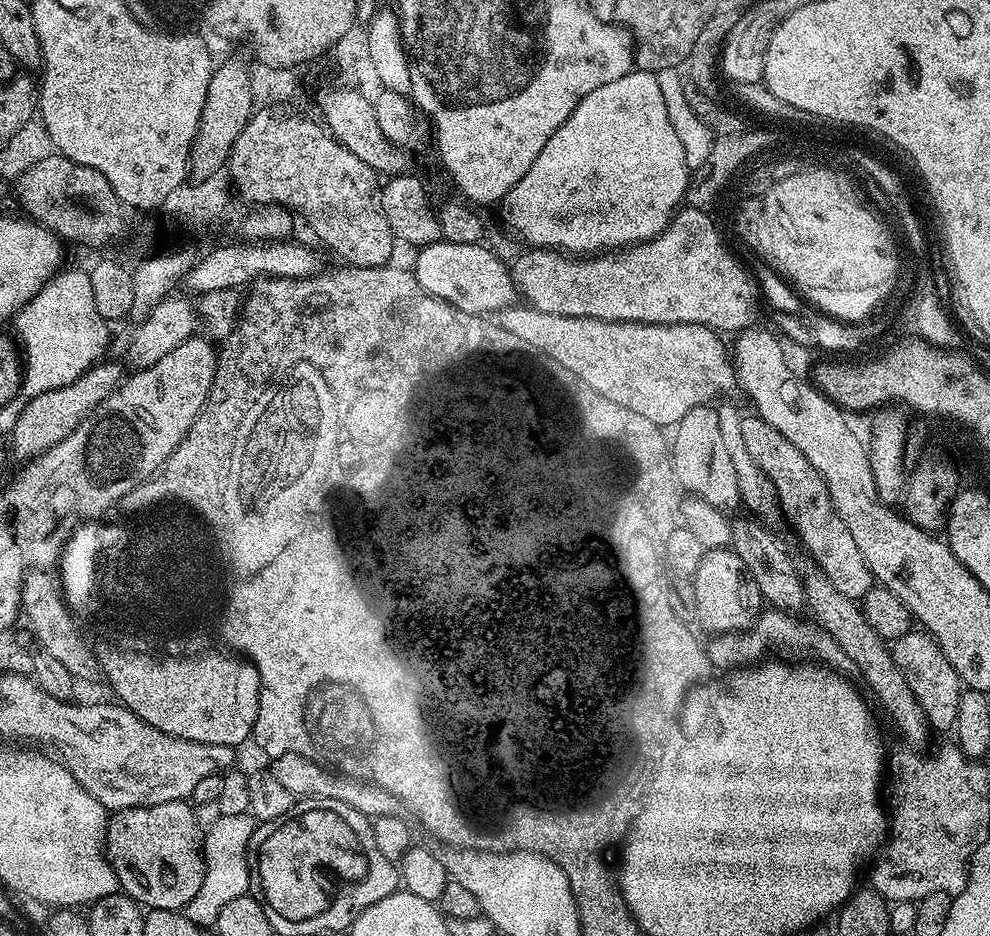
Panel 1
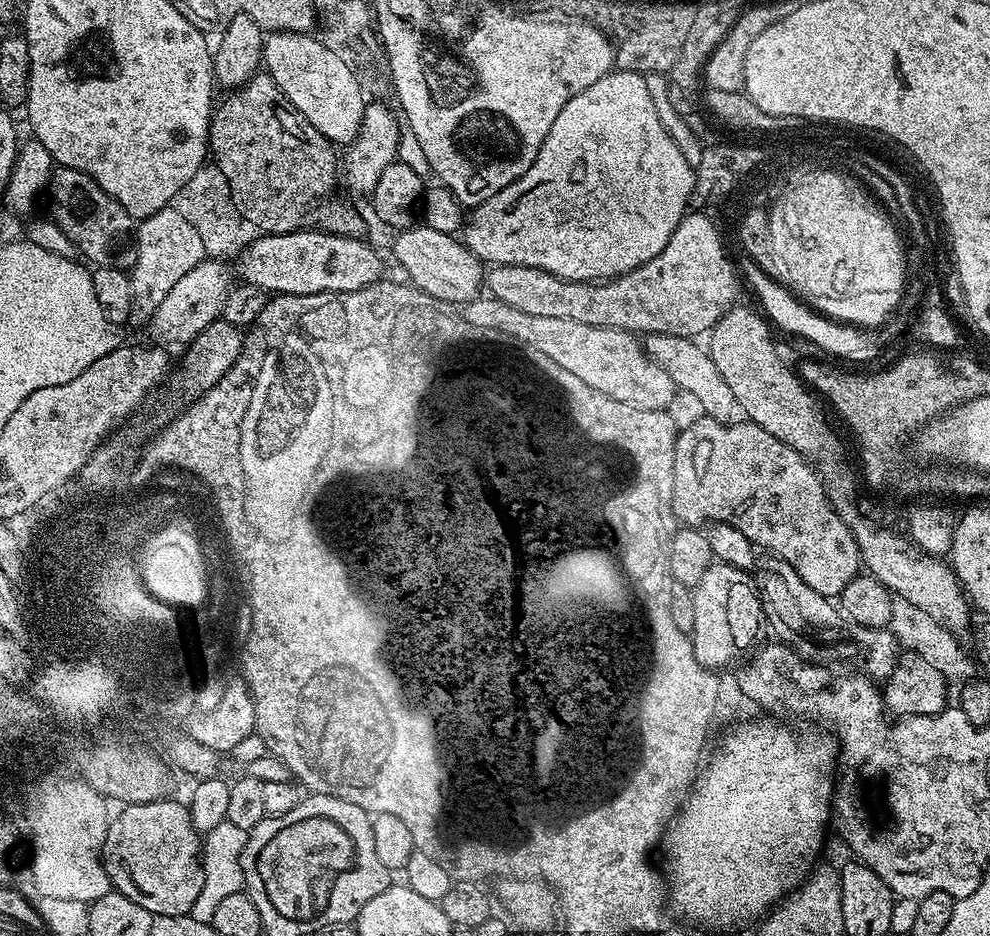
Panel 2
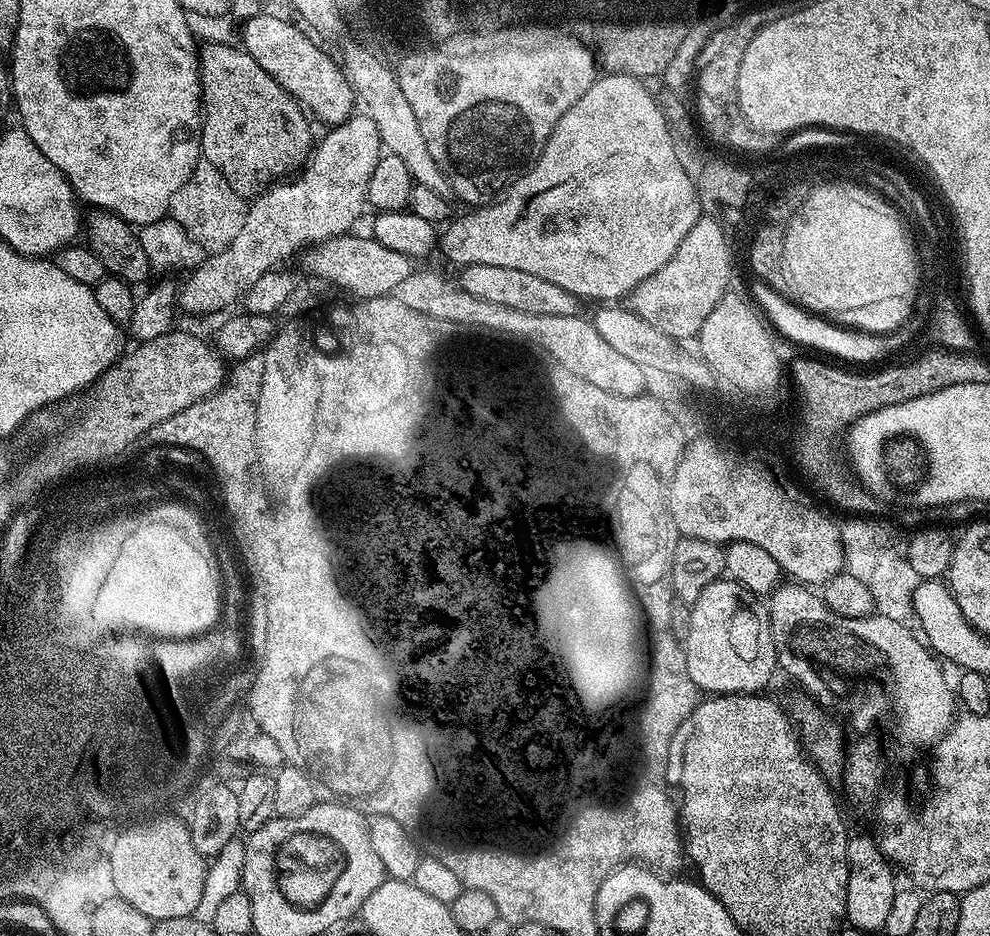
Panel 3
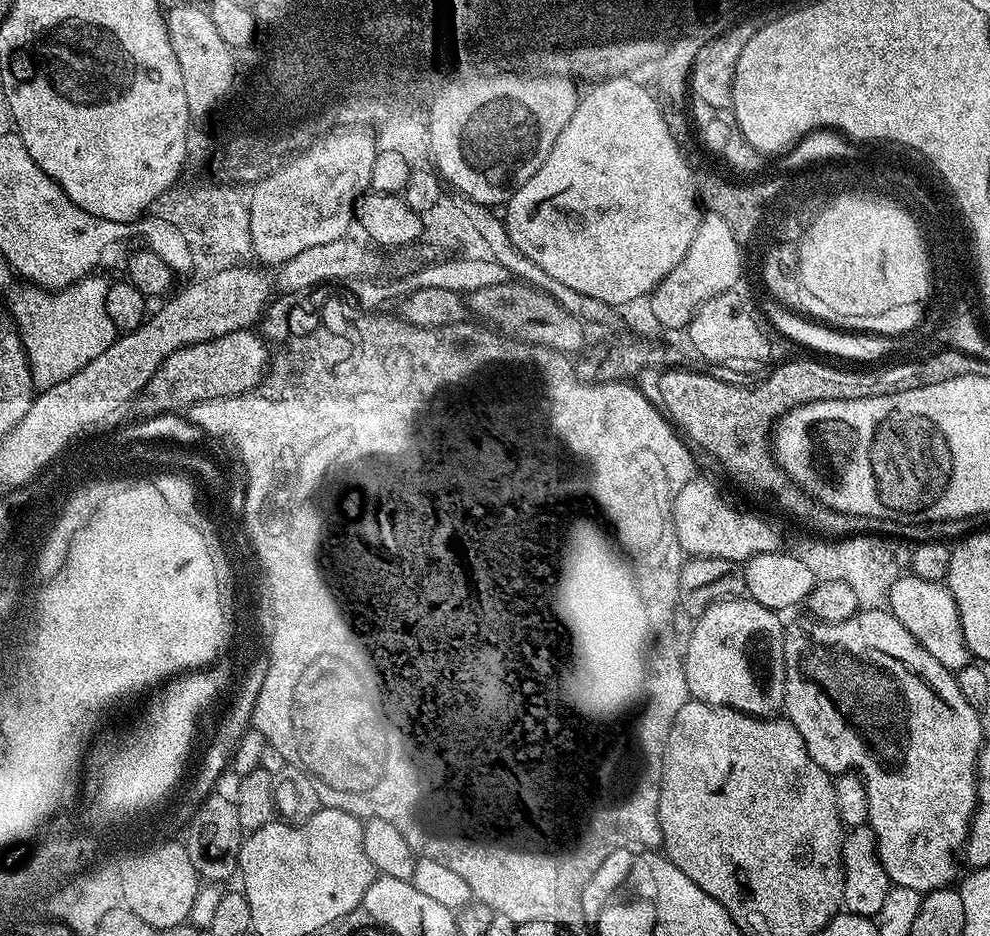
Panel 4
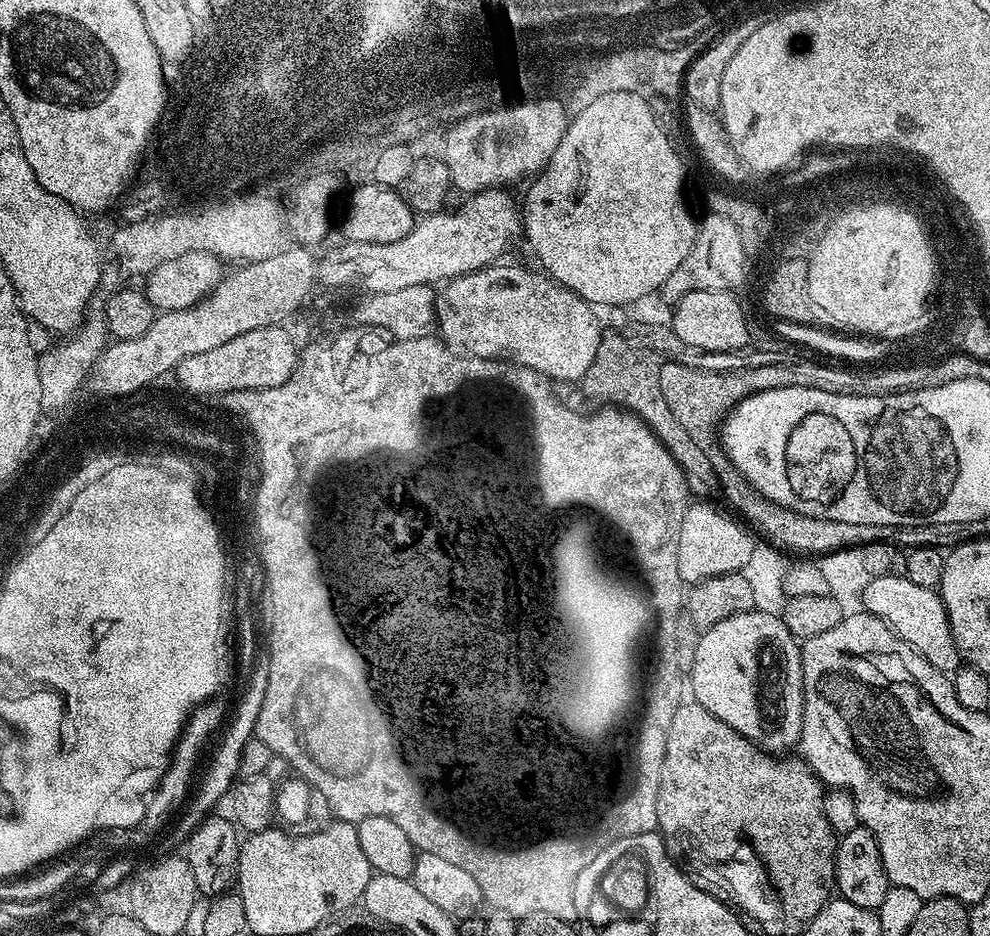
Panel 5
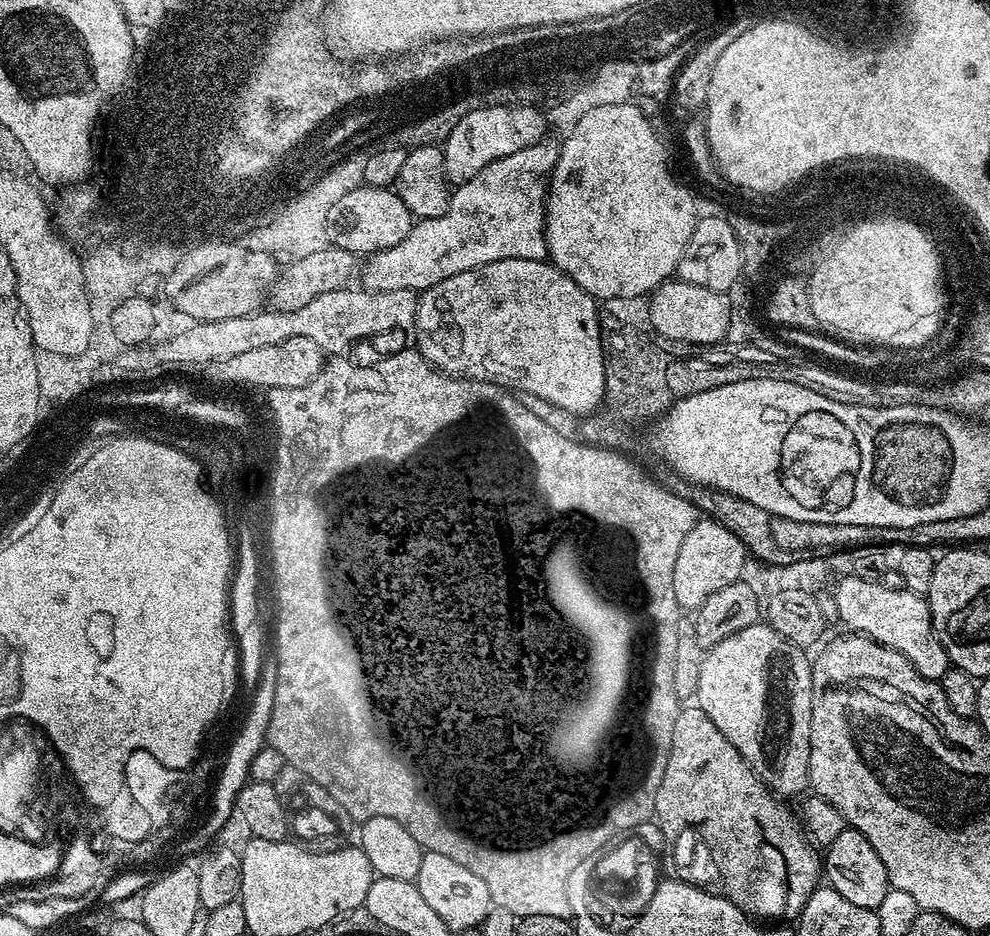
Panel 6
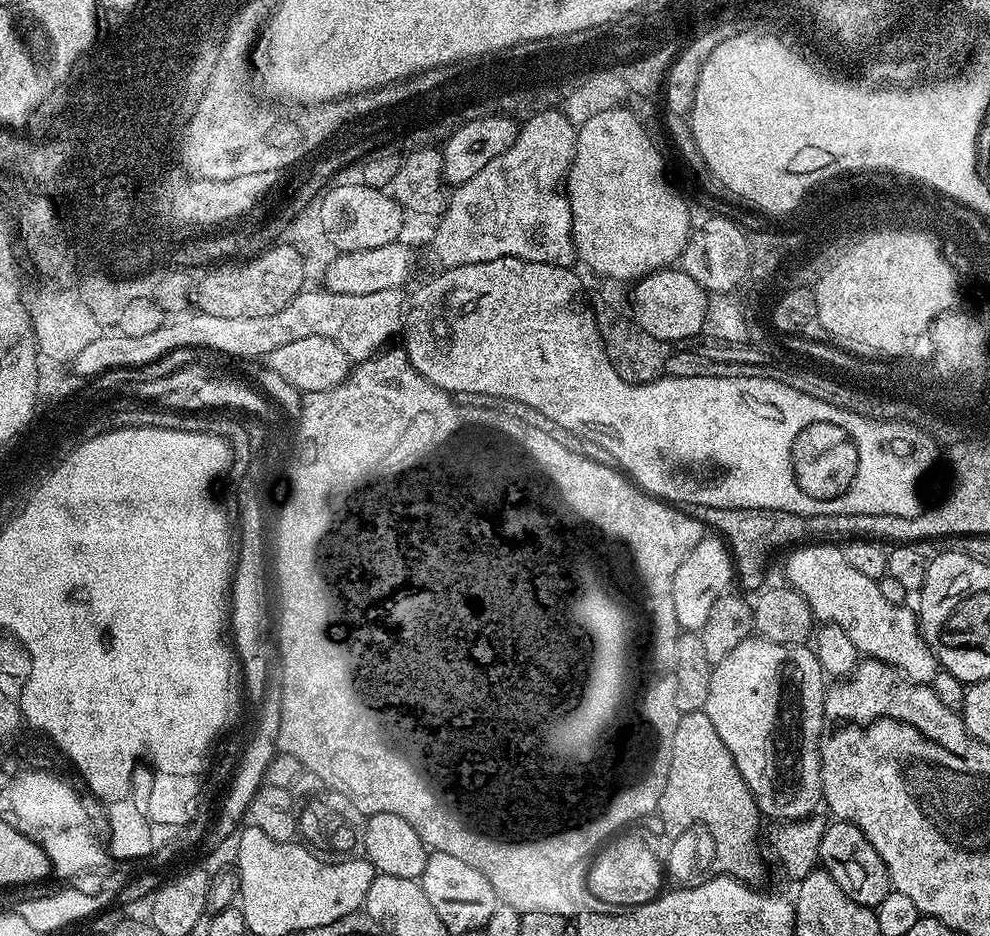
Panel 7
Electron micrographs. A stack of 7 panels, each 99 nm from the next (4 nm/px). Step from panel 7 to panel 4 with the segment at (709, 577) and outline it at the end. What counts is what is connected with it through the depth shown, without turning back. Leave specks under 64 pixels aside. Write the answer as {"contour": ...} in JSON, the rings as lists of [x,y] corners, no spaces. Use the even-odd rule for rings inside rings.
{"contour":[[[700,479],[686,482],[678,498],[674,498],[672,517],[681,552],[692,558],[705,556],[745,562],[763,552],[781,551],[780,532],[770,521],[735,508],[714,481]]]}

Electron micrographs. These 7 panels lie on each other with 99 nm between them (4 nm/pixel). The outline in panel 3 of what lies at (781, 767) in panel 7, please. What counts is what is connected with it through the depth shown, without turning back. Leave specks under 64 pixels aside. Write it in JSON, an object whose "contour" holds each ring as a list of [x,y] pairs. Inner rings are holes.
{"contour":[[[731,578],[715,580],[691,604],[690,636],[683,642],[688,673],[704,694],[760,694],[778,672],[776,647],[765,605]]]}

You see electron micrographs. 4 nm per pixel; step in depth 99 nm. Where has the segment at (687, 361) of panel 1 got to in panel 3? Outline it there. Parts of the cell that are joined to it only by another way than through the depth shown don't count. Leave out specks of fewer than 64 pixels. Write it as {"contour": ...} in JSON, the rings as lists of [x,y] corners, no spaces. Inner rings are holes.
{"contour":[[[420,271],[413,275],[409,283],[403,285],[402,292],[404,303],[430,318],[471,328],[485,328],[491,332],[498,332],[502,336],[511,336],[520,342],[529,340],[532,343],[529,345],[547,354],[555,363],[566,366],[570,374],[602,390],[619,396],[638,396],[645,391],[642,370],[637,362],[632,362],[625,355],[618,354],[617,350],[614,350],[614,347],[598,334],[593,321],[588,318],[583,320],[583,315],[551,316],[510,310],[510,306],[497,306],[494,302],[474,298],[474,294],[466,294],[459,286],[452,285],[451,288],[448,284],[439,284],[434,277]]]}

